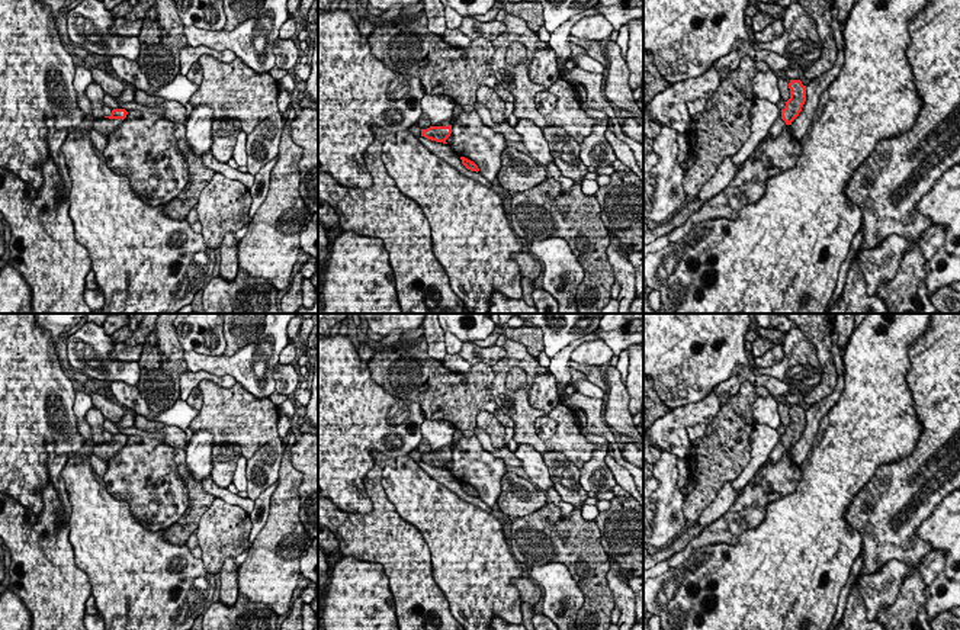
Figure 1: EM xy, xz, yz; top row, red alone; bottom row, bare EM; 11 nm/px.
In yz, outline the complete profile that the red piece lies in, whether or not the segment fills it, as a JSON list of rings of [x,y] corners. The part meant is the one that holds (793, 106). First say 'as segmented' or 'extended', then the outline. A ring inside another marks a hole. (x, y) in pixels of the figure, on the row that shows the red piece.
extended; [[[790,80],[789,89],[790,89],[790,99],[786,102],[786,106],[781,109],[781,115],[770,128],[770,132],[764,138],[764,141],[768,136],[776,138],[787,125],[792,125],[792,122],[802,112],[802,107],[806,102],[806,86],[803,86],[800,80]]]

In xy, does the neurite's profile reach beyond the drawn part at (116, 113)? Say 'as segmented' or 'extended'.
extended

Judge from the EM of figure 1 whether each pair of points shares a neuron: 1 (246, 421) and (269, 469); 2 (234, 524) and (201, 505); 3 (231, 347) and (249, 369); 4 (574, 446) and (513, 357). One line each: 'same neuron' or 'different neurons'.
1: different neurons
2: different neurons
3: different neurons
4: same neuron

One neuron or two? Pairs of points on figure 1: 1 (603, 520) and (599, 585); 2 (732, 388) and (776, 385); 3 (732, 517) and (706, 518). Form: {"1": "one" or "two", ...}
{"1": "two", "2": "one", "3": "two"}

